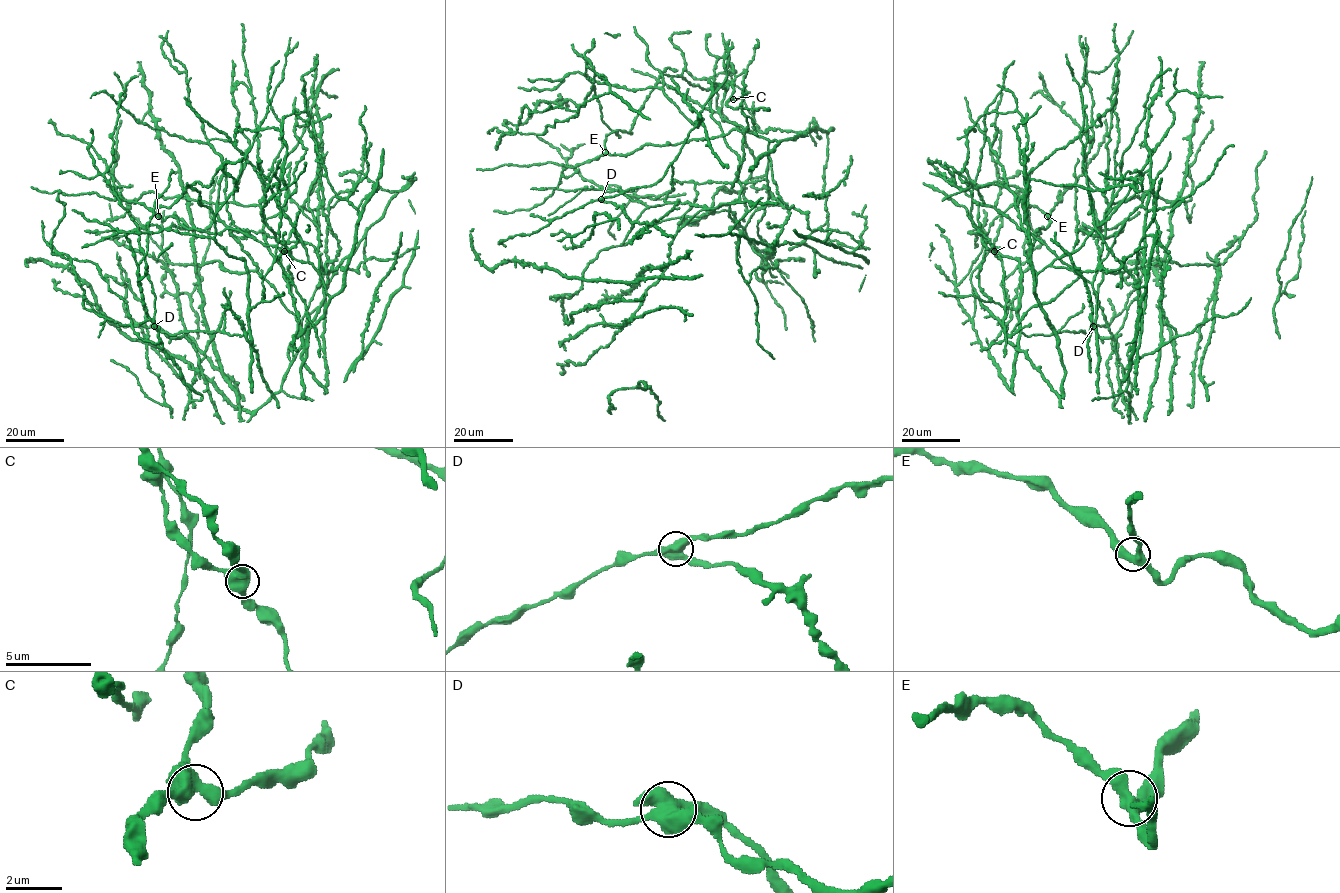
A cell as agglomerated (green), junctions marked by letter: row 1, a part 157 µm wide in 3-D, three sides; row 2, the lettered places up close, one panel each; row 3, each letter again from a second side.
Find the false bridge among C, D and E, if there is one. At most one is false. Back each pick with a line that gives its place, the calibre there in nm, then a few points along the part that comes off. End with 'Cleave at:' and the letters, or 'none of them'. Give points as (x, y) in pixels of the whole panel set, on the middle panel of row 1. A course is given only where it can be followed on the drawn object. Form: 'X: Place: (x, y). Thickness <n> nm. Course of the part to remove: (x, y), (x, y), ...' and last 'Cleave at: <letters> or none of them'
Cleave at: none of them

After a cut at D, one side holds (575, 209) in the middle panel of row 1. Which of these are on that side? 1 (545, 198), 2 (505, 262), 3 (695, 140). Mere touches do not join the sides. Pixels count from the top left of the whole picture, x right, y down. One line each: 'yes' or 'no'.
1: no
2: no
3: no

